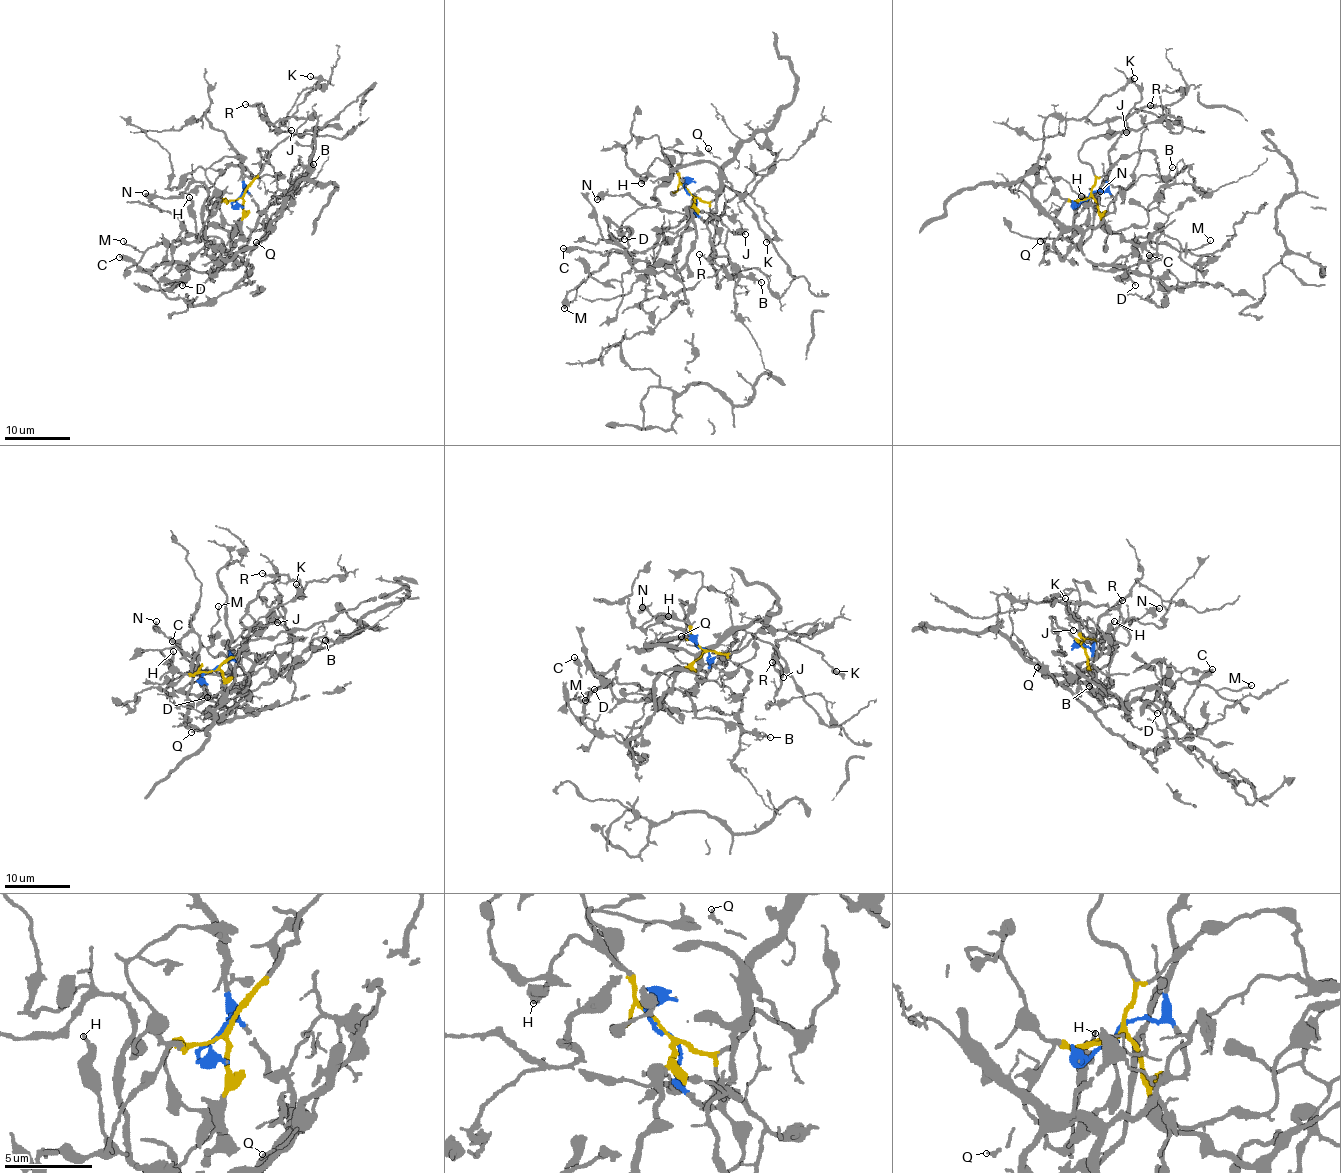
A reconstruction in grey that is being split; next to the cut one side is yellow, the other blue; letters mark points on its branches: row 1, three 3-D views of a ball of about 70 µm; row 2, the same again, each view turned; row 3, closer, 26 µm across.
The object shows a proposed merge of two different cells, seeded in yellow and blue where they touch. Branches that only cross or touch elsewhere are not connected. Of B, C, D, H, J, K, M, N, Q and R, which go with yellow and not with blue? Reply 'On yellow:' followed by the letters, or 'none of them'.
On yellow: D, H

